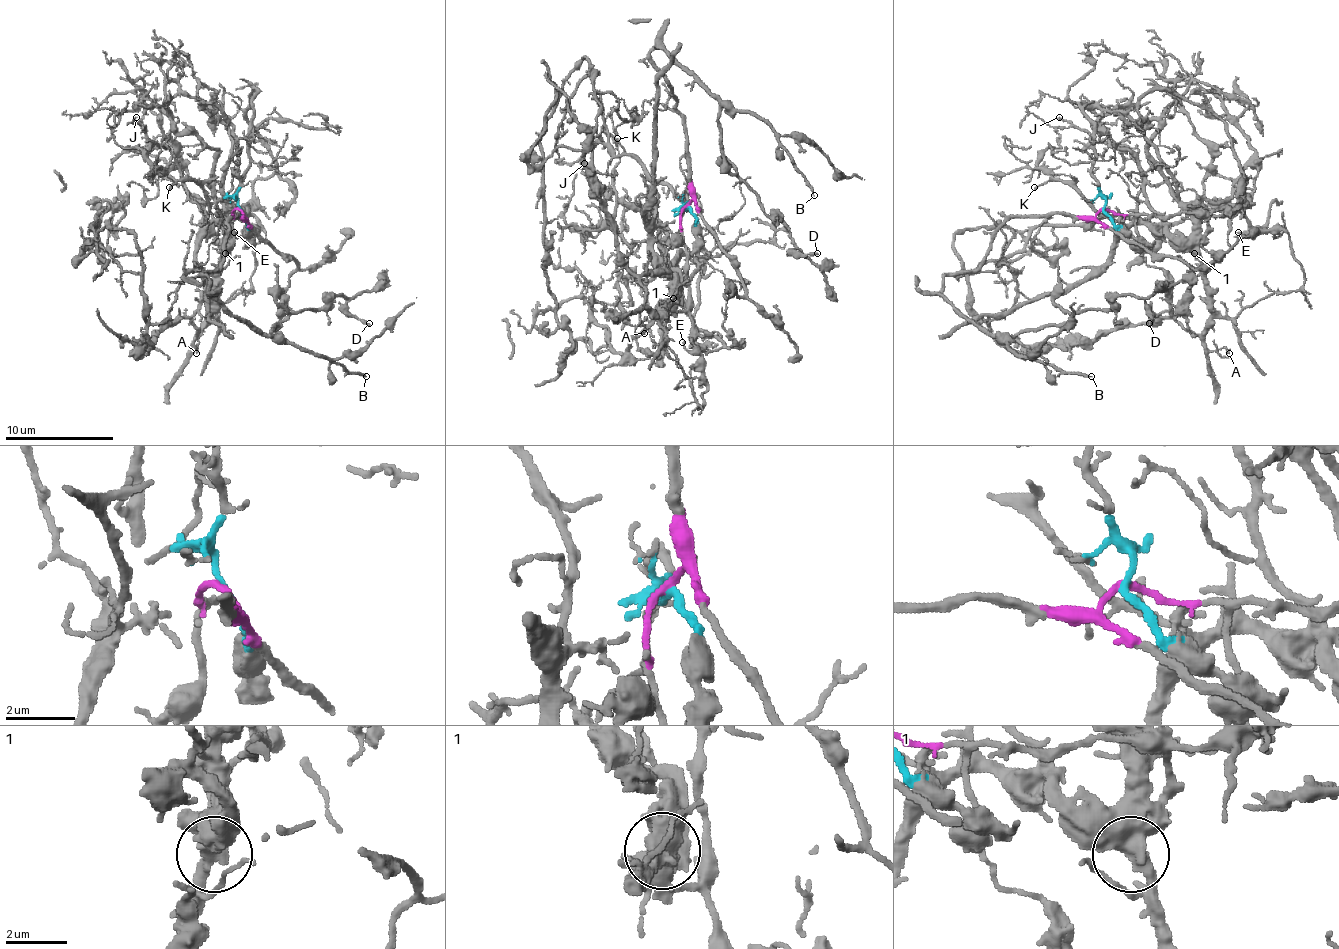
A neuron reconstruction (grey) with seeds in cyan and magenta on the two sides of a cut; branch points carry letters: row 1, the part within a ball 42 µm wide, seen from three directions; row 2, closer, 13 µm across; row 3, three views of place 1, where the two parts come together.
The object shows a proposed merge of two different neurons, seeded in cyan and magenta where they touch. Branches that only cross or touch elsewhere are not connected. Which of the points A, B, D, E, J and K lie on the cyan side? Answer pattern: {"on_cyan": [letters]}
{"on_cyan": ["A", "E", "J", "K"]}

